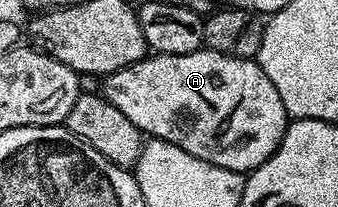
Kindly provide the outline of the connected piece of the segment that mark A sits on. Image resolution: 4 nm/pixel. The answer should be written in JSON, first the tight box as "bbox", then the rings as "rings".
{"bbox":[99,48,291,172],"rings":[[[202,48],[190,54],[158,54],[153,52],[144,58],[140,58],[135,64],[131,64],[127,68],[119,68],[119,72],[104,75],[102,82],[105,83],[99,87],[99,90],[103,97],[115,108],[119,108],[119,112],[123,112],[123,116],[127,116],[127,120],[131,120],[131,124],[135,124],[135,128],[139,128],[142,135],[149,138],[162,138],[165,142],[183,148],[183,152],[191,152],[191,156],[199,156],[199,160],[207,160],[219,168],[227,168],[228,170],[248,172],[259,168],[259,164],[263,164],[277,151],[277,146],[285,135],[285,128],[291,121],[283,108],[283,100],[279,100],[279,92],[275,89],[275,84],[271,84],[271,80],[267,80],[263,68],[256,60],[227,56],[214,50]]]}

